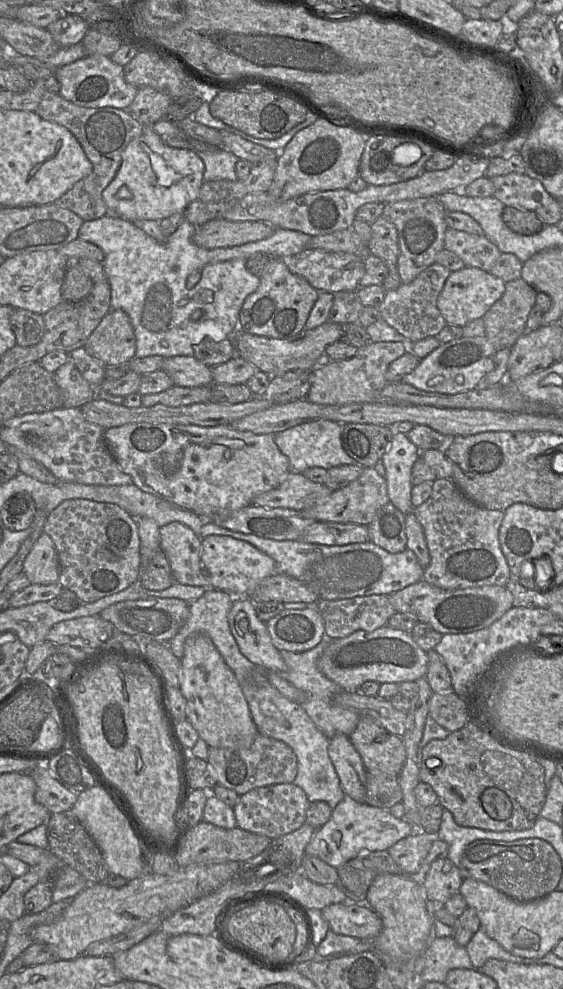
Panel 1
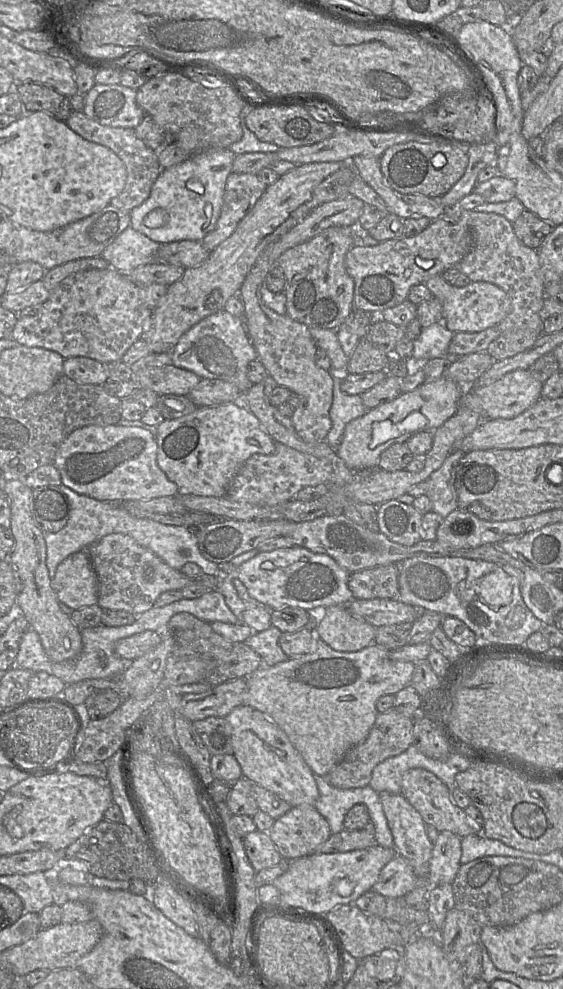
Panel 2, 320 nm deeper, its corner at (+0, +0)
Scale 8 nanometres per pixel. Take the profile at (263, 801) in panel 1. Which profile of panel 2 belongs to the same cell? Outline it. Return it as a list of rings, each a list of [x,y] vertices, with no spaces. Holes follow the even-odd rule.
[[[302,804],[275,819],[268,834],[282,858],[293,861],[315,853],[331,831],[327,820],[313,805]]]

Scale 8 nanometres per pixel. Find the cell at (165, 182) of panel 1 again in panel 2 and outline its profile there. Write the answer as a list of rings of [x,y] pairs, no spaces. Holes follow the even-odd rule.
[[[207,149],[182,163],[163,169],[150,196],[129,213],[130,226],[160,244],[182,240],[201,241],[212,231],[223,205],[226,180],[232,173],[236,153],[229,149]]]

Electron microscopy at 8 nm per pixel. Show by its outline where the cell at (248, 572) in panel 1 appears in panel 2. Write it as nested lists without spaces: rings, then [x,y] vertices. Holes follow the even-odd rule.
[[[295,545],[259,552],[236,569],[237,579],[245,585],[250,596],[270,610],[289,606],[320,615],[330,606],[347,605],[354,599],[348,587],[350,573],[332,557],[314,553],[304,547]]]

